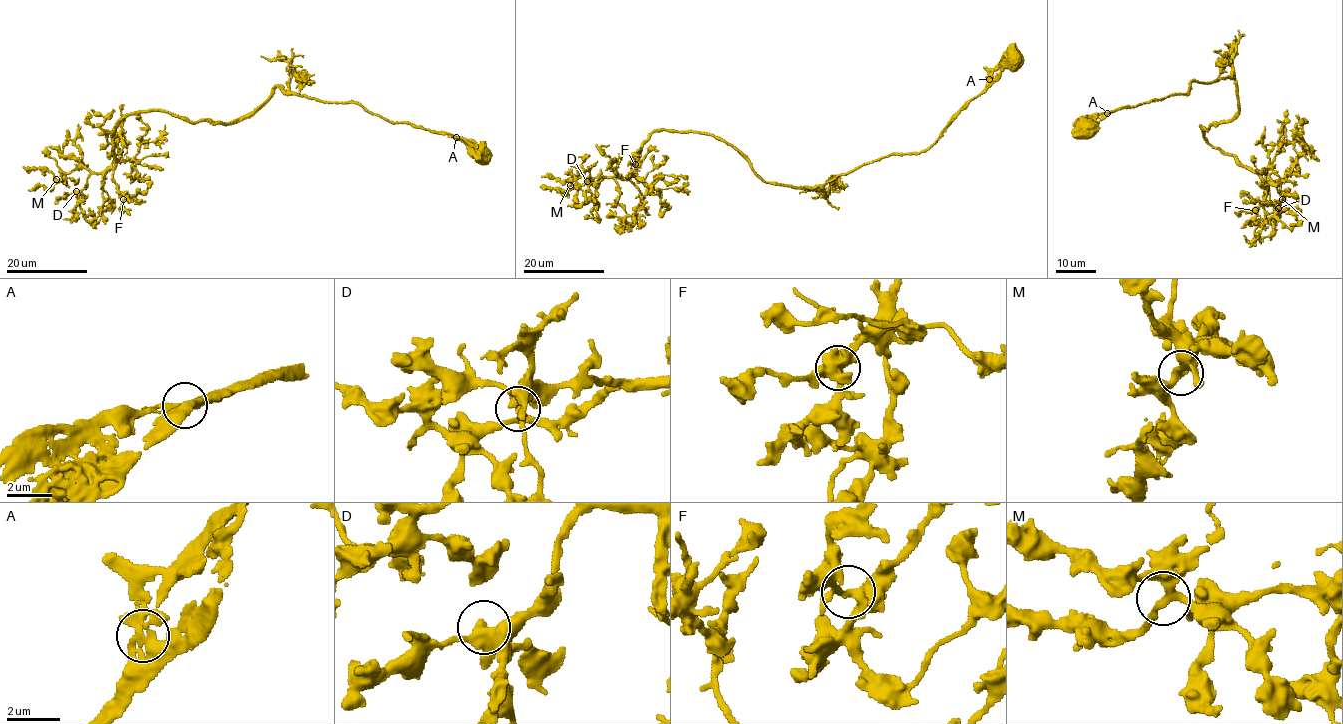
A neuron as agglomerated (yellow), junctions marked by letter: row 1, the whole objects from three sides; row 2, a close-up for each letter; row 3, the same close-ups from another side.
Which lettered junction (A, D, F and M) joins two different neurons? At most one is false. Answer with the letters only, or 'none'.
none

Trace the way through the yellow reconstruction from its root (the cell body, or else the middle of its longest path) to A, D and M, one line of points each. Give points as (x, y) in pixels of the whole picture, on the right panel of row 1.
A: (1085, 127), (1092, 126), (1107, 113)
D: (1085, 127), (1232, 72), (1240, 108), (1201, 127), (1213, 147), (1265, 181), (1278, 208)
M: (1085, 127), (1232, 72), (1240, 108), (1200, 126), (1205, 140), (1282, 199)

